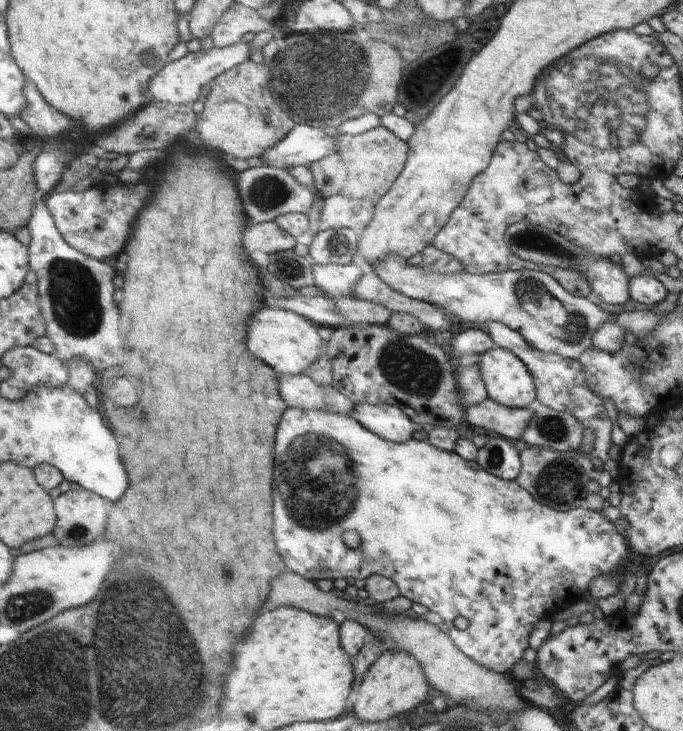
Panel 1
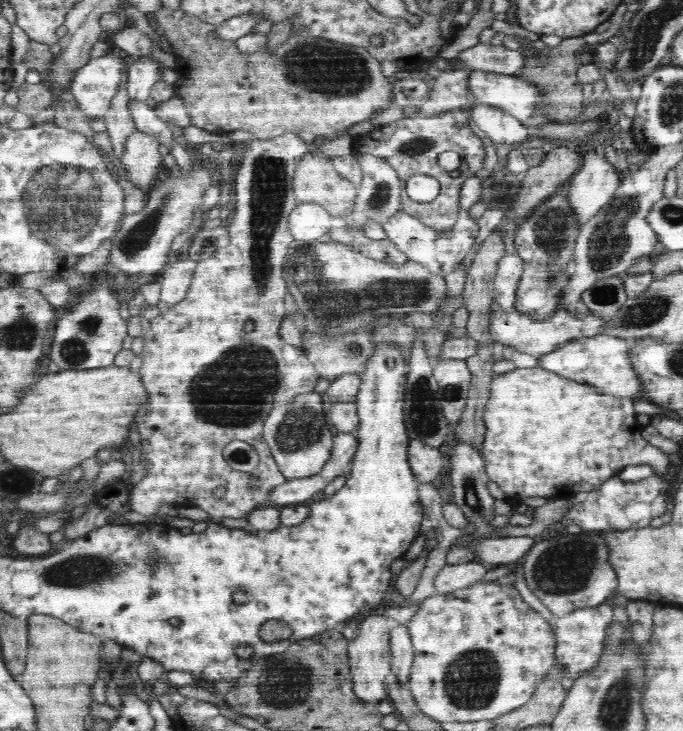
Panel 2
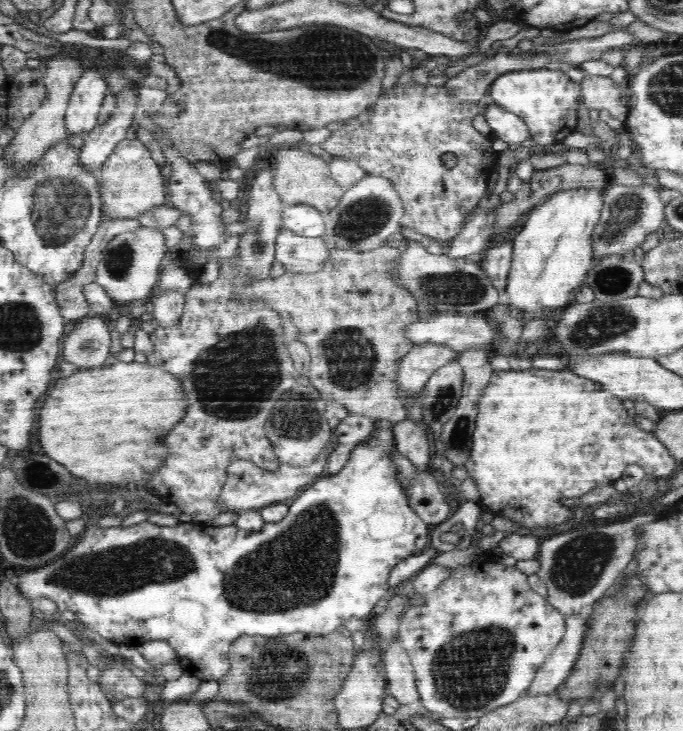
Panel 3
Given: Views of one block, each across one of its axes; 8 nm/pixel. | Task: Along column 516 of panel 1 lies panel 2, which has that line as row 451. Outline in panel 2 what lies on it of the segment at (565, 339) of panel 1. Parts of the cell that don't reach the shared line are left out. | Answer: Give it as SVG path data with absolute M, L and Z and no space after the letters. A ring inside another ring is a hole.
M312 391L298 394L292 402L276 406L264 424L264 440L286 480L318 474L330 460L335 431L328 422L324 394Z

